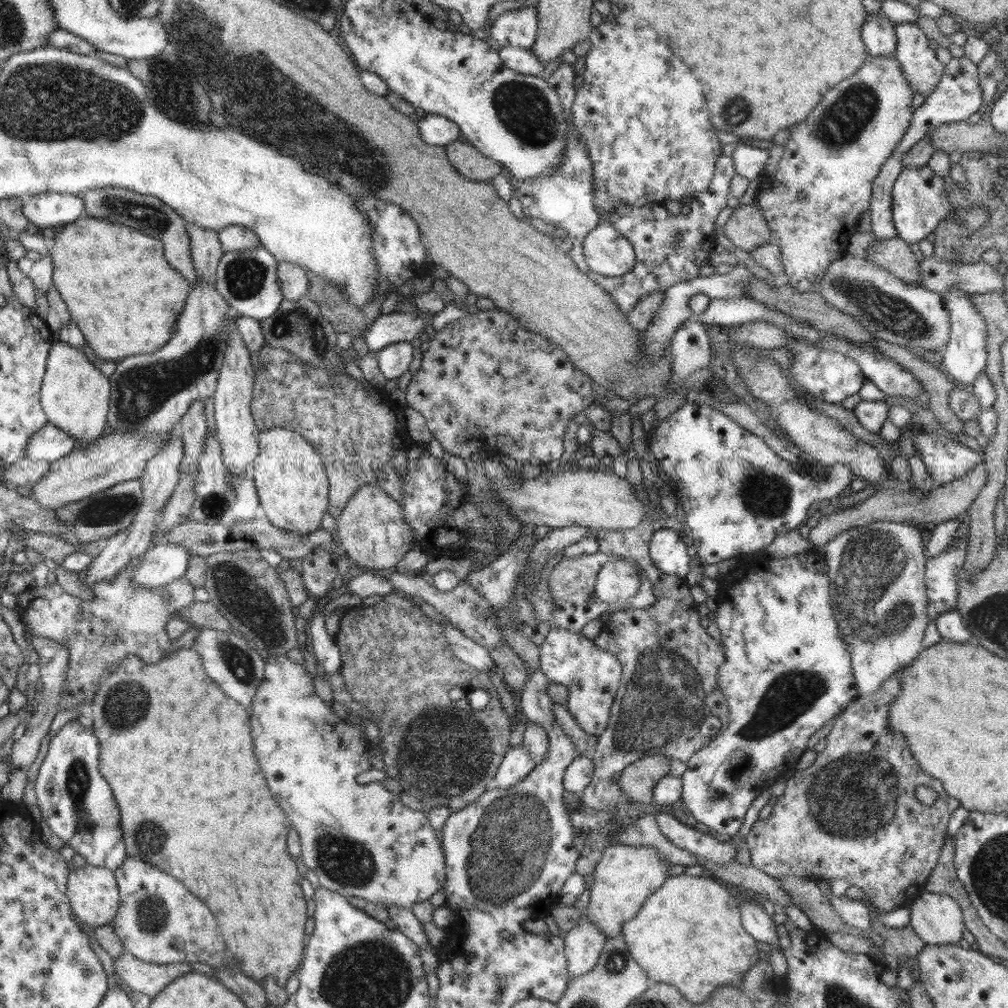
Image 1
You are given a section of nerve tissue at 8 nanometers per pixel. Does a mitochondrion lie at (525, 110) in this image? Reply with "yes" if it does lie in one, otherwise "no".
yes

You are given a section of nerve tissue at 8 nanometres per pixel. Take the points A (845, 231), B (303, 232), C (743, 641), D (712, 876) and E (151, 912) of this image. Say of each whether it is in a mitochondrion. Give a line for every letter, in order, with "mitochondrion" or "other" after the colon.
A: other
B: other
C: other
D: other
E: mitochondrion

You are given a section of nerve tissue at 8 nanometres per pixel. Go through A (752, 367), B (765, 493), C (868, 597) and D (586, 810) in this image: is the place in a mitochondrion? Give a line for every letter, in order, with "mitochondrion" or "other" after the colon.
A: mitochondrion
B: mitochondrion
C: mitochondrion
D: other

